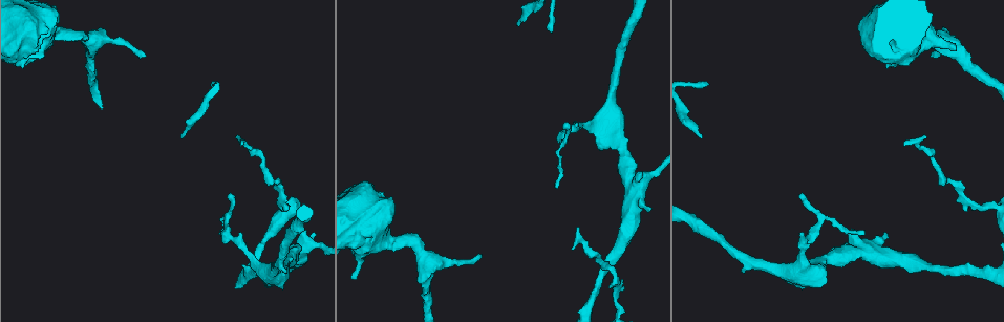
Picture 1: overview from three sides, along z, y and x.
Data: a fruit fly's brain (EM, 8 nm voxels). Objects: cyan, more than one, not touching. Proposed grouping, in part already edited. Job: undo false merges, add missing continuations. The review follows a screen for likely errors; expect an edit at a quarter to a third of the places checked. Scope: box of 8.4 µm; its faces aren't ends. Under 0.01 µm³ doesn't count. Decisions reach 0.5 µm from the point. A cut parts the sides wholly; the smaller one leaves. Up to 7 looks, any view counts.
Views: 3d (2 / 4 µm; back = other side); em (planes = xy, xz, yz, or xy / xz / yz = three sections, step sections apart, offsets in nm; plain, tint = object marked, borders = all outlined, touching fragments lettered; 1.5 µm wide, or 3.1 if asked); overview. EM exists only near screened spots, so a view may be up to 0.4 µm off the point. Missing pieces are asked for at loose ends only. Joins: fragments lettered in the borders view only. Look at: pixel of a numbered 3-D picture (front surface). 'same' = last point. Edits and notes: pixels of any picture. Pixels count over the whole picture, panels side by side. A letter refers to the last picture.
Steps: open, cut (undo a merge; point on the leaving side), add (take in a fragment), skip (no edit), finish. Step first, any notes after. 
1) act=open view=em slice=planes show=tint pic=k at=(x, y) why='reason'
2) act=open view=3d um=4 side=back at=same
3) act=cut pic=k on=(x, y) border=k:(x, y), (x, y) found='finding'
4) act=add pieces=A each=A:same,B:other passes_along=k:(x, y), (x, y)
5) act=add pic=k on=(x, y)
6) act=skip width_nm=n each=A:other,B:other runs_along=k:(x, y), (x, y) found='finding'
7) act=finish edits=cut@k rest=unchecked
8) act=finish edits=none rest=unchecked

act=open view=em slice=planes show=borders pic=1 at=(91, 39) why='three-way junction'

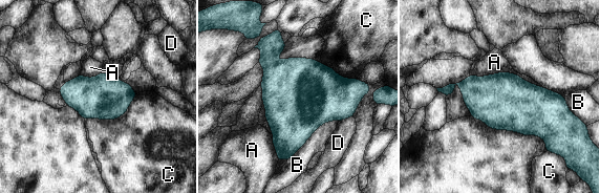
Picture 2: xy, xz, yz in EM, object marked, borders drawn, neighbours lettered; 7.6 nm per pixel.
act=skip each=A:other,B:other,C:other,D:other border=2:(470, 74), (512, 72), (520, 77) found='all the same cell'

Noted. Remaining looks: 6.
act=open view=em slice=xy step=8 show=tint pic=1 at=(990, 206) why='sudden change in width'

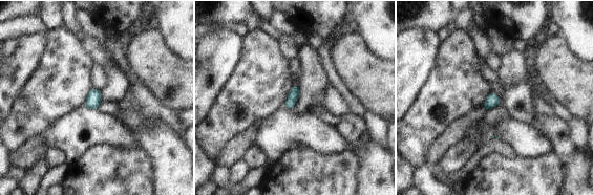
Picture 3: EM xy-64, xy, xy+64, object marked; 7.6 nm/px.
act=open view=em slice=planes show=borders at=same why='cut it another way'

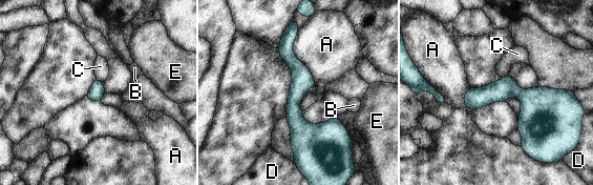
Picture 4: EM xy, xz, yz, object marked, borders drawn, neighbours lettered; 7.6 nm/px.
act=skip each=A:other,B:other,C:other,D:other,E:other runs_along=4:(293, 29), (288, 56), (297, 67), (303, 156) found='all the same cell'

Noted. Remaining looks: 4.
act=open view=3d um=4 side=back pic=1 at=(183, 137) why='free end'

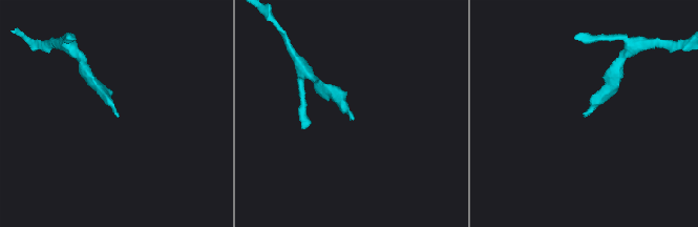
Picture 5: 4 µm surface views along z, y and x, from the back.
act=open view=em slice=yz step=8 show=borders pic=5 at=(117, 112) why='now the EM'

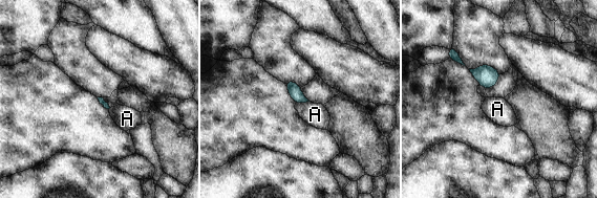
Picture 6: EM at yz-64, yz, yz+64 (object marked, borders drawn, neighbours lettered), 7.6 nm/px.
act=skip each=A:other border=6:(308, 101), (296, 103) found='none of them fits'

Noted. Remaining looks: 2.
act=finish edits=none rest=unchecked

